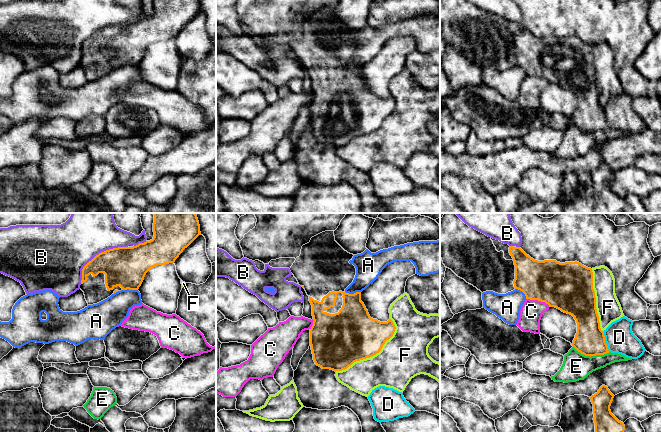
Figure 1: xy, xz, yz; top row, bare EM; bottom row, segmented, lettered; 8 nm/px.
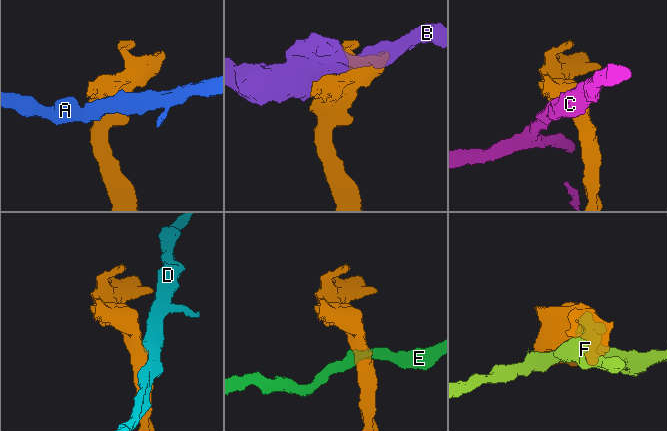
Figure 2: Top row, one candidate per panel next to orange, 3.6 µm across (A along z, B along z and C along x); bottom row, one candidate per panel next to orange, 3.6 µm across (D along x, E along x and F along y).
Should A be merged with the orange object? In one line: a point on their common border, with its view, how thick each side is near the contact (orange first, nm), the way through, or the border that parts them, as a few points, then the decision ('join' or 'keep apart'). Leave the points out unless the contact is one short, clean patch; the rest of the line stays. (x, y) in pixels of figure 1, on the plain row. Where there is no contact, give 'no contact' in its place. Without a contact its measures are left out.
contact xy (129, 65); calibres 320 and 240 nm; border xy (137, 65), (122, 66); keep apart

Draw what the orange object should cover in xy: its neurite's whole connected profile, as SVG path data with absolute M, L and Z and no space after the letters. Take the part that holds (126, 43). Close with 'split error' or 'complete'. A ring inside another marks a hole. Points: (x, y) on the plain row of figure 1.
M153 0L153 8L152 16L139 19L133 23L118 23L106 26L96 31L83 43L80 65L84 68L88 81L97 80L121 66L138 66L146 49L151 44L174 39L183 26L201 11L199 0Z; split error

